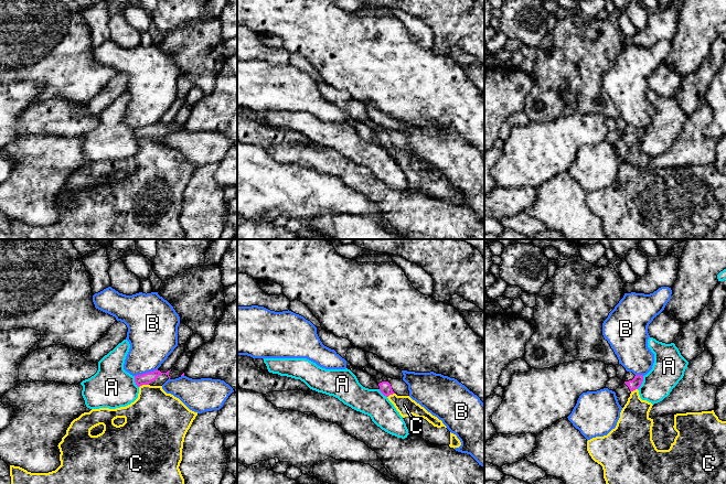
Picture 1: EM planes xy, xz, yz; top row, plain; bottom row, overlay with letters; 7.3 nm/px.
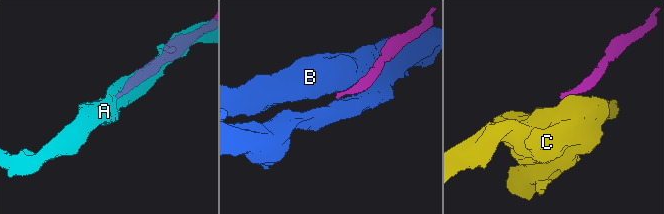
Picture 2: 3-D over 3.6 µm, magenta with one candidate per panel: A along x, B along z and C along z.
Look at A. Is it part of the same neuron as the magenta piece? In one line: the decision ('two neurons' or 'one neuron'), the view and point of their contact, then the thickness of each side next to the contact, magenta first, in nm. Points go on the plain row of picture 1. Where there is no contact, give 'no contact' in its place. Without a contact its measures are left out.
two neurons; contact yz (641, 136); calibres 80 and 240 nm

